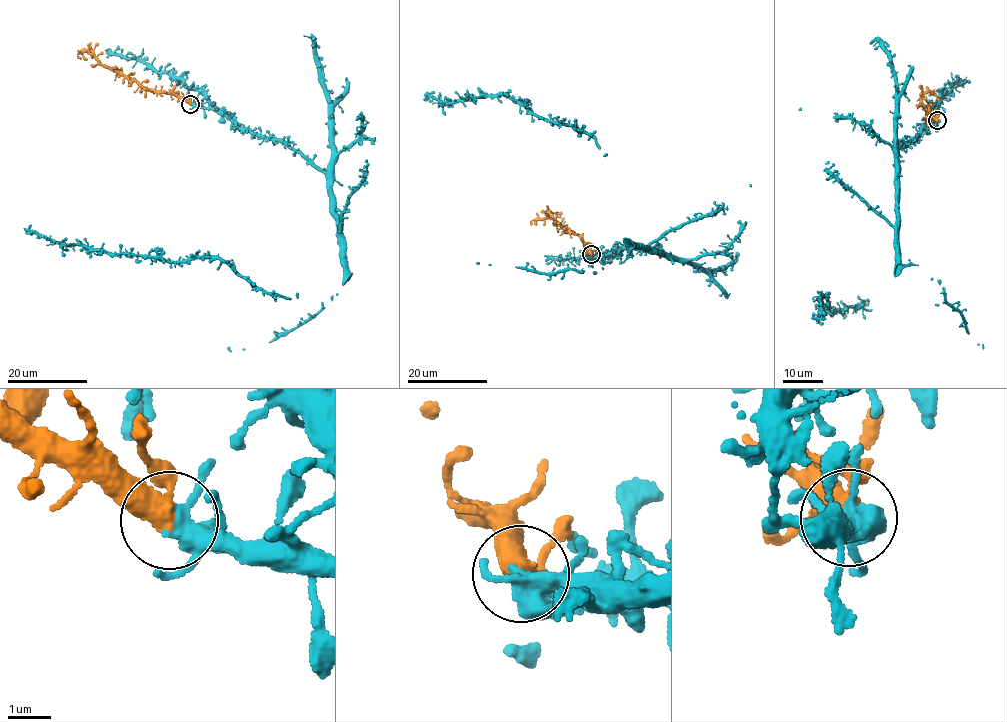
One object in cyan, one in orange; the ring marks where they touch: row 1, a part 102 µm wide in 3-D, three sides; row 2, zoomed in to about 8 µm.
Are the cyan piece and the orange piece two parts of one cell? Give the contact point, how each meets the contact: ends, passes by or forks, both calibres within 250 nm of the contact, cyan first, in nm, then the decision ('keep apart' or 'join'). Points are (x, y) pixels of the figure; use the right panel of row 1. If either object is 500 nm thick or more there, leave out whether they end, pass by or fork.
place (937, 120); cyan forks; orange passes by; calibres 320 and 400 nm; join

